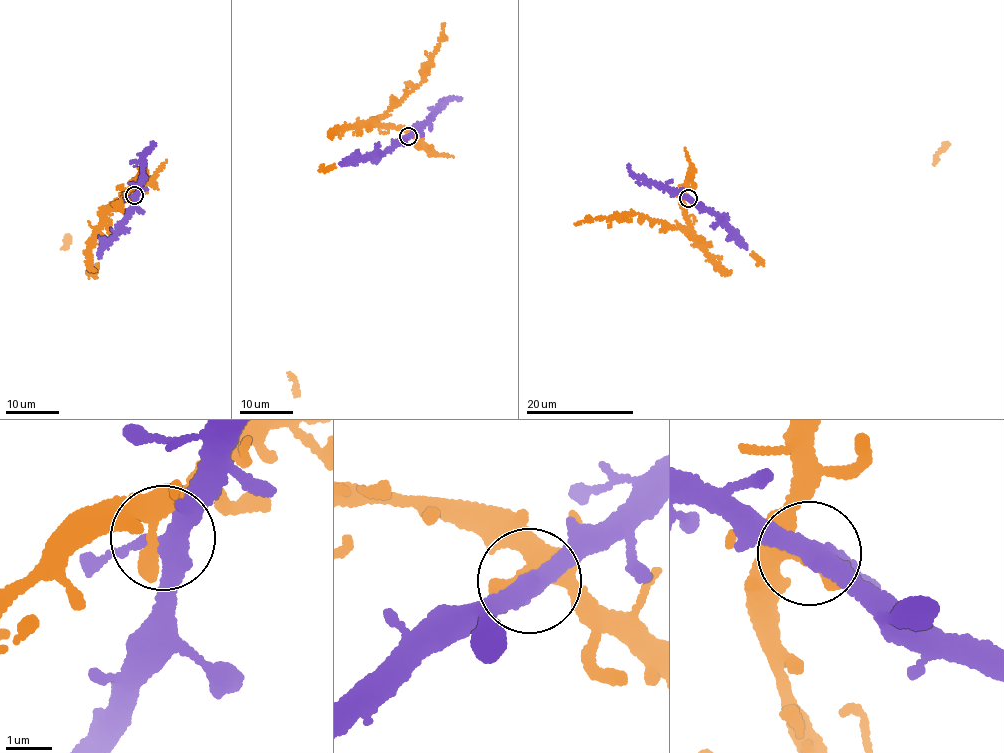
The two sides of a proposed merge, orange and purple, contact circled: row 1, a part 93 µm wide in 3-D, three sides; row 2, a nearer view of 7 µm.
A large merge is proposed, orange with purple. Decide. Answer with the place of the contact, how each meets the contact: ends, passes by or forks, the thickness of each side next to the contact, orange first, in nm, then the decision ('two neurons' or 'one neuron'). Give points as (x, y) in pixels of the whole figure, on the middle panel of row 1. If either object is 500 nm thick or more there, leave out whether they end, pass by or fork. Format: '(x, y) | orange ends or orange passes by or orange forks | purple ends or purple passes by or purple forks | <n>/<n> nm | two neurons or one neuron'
(408, 136) | orange passes by | purple forks | 360/360 nm | one neuron

